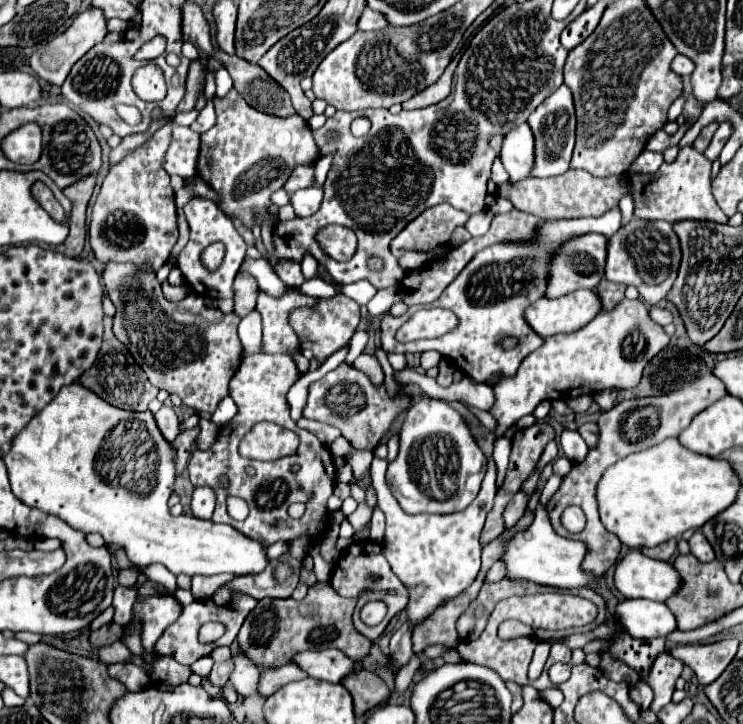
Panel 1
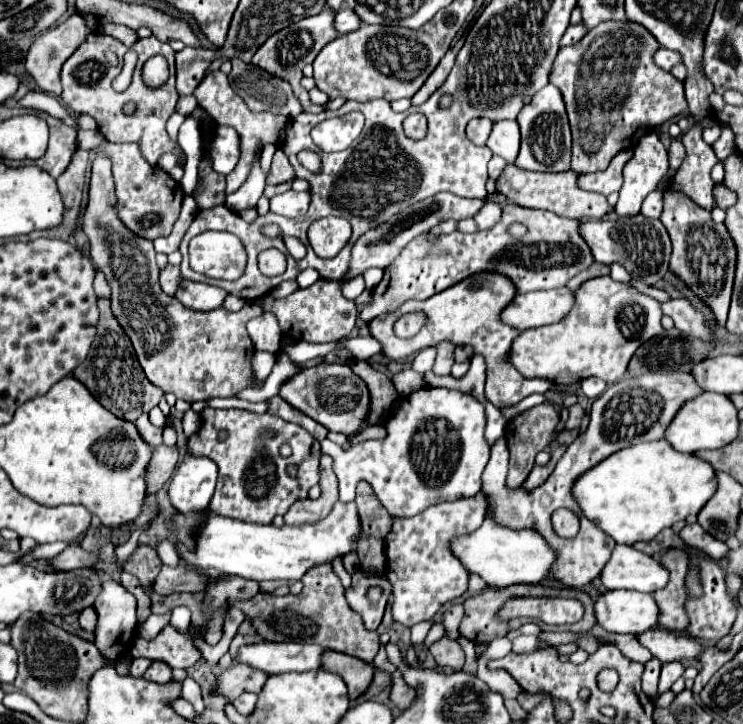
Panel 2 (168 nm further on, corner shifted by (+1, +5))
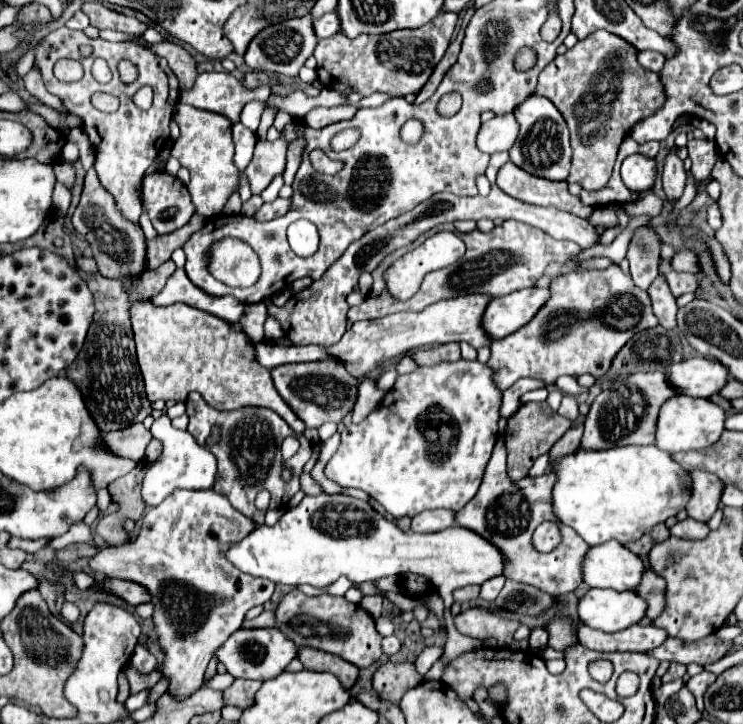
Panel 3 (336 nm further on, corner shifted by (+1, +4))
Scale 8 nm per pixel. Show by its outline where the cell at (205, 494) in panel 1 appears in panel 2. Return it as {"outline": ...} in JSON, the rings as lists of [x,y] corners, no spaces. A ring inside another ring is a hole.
{"outline":[[[185,454],[183,464],[177,468],[169,484],[171,504],[183,514],[205,510],[215,492],[215,480],[215,462],[209,462],[209,458],[193,458]]]}

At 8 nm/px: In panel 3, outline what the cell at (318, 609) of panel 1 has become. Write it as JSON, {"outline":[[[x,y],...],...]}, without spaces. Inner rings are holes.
{"outline":[[[291,591],[283,597],[277,607],[277,627],[297,645],[297,647],[315,647],[337,655],[355,667],[363,669],[379,661],[381,657],[381,635],[375,629],[373,617],[359,605],[349,603],[345,597],[307,597],[301,591]]]}

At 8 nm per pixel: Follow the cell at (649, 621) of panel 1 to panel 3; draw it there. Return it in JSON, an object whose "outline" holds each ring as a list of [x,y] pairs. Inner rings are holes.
{"outline":[[[589,589],[577,603],[577,615],[587,627],[615,633],[645,617],[645,601],[633,591]]]}

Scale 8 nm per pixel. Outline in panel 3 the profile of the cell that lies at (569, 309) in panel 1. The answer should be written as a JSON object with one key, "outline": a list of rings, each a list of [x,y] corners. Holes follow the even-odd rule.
{"outline":[[[537,287],[519,289],[491,299],[481,319],[485,335],[489,339],[503,339],[505,335],[517,331],[517,327],[523,327],[529,319],[533,319],[545,299],[549,299],[549,291]]]}

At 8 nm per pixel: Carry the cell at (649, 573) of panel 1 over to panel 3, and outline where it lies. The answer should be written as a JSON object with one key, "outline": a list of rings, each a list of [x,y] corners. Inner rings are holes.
{"outline":[[[601,543],[589,547],[583,563],[583,581],[589,587],[607,587],[615,591],[631,591],[645,571],[643,561],[627,551],[621,543]]]}

